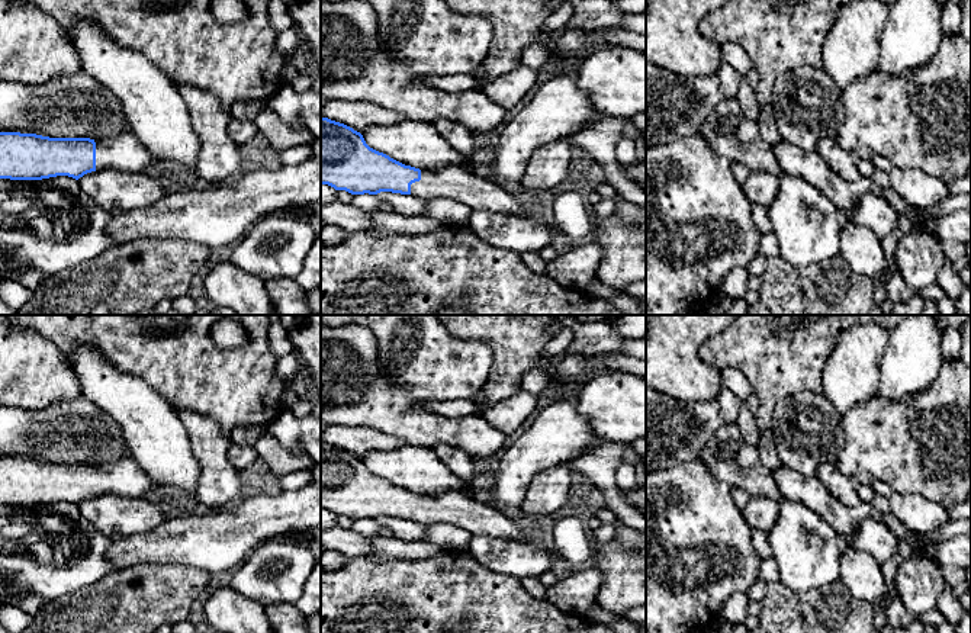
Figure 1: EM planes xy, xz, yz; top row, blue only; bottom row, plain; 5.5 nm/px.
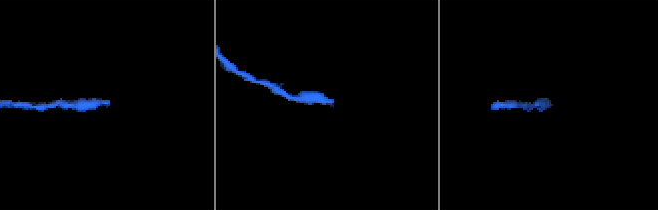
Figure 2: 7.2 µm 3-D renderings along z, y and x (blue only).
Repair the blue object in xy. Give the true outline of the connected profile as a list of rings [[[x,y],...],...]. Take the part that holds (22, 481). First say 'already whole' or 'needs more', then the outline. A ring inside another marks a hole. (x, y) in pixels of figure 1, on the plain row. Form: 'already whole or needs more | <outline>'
needs more | [[[0,457],[0,504],[42,505],[68,501],[75,505],[91,497],[149,498],[157,485],[134,457],[110,463],[49,463],[36,459]]]

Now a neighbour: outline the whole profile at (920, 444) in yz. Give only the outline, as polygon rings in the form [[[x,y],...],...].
[[[959,359],[943,362],[938,377],[923,392],[898,401],[878,393],[842,415],[845,434],[836,466],[845,476],[871,473],[896,494],[920,495],[949,510],[971,497],[971,367]]]

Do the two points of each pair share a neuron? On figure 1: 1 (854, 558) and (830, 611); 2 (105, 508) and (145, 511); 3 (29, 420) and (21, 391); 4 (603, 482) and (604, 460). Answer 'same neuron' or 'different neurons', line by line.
1: different neurons
2: same neuron
3: different neurons
4: same neuron

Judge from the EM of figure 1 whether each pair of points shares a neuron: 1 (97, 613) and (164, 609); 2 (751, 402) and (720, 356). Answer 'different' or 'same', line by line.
1: same
2: different

